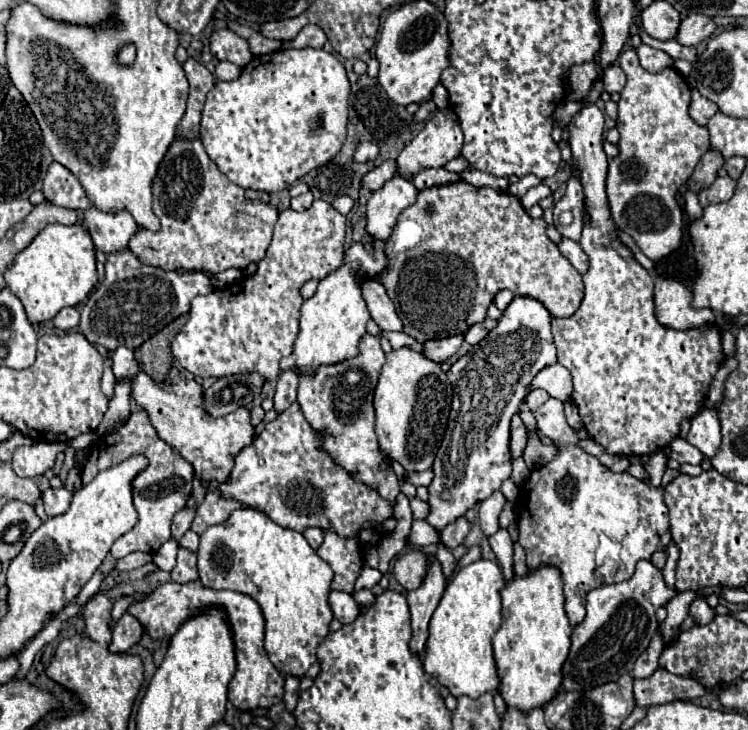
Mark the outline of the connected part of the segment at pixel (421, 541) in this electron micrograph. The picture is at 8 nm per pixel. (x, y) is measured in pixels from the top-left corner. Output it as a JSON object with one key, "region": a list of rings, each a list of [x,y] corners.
{"region":[[[414,521],[408,539],[410,539],[410,545],[414,545],[414,547],[428,547],[428,545],[440,543],[438,533],[426,521]]]}

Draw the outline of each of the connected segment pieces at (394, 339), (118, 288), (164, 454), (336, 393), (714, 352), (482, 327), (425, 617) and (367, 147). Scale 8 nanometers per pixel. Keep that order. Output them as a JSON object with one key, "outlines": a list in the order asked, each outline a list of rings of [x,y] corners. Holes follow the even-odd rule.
{"outlines":[[[[382,331],[382,335],[390,341],[390,345],[394,349],[400,349],[400,347],[406,347],[406,345],[412,345],[414,339],[410,339],[406,333],[402,331]]],[[[130,249],[110,253],[106,259],[106,279],[86,299],[78,329],[90,343],[104,345],[106,349],[136,349],[176,317],[188,313],[190,301],[196,295],[206,295],[210,291],[212,281],[206,273],[162,271],[140,263]]],[[[144,409],[132,413],[118,431],[94,441],[88,461],[82,469],[82,485],[88,485],[102,469],[110,469],[132,455],[144,455],[148,459],[148,467],[140,471],[138,479],[132,479],[132,501],[138,511],[138,523],[120,539],[116,539],[116,543],[110,549],[110,555],[114,559],[126,557],[132,551],[156,553],[158,547],[170,539],[170,523],[174,513],[186,507],[186,501],[192,493],[192,465],[186,459],[182,459],[172,445],[164,443],[156,435],[156,429],[152,427]]],[[[364,335],[360,341],[360,355],[336,365],[318,367],[314,377],[304,375],[298,385],[298,405],[310,427],[322,437],[322,447],[332,455],[332,461],[346,469],[352,479],[378,491],[380,497],[396,505],[400,483],[388,459],[380,453],[374,433],[372,397],[386,357],[380,347],[380,337]],[[386,465],[384,469],[380,469]]],[[[596,105],[584,107],[570,121],[570,149],[572,149],[572,173],[578,171],[578,179],[584,189],[584,207],[588,221],[584,223],[580,247],[588,255],[588,271],[582,273],[584,279],[584,299],[574,315],[566,319],[552,319],[552,335],[558,347],[558,363],[562,363],[572,373],[574,391],[570,401],[578,407],[584,429],[590,439],[598,443],[608,455],[648,455],[662,451],[672,439],[678,437],[680,423],[684,419],[696,417],[702,407],[710,383],[716,371],[724,363],[724,353],[720,351],[722,331],[716,323],[706,323],[694,329],[670,329],[658,323],[654,313],[654,279],[652,275],[634,259],[634,253],[618,239],[618,231],[610,217],[606,199],[606,171],[608,159],[602,149],[604,141],[604,115]]],[[[486,319],[486,321],[482,321],[482,323],[472,325],[470,331],[466,333],[466,341],[468,341],[470,345],[480,343],[480,341],[488,335],[488,331],[492,331],[496,325],[498,325],[498,321],[494,321],[494,319]]],[[[432,557],[424,583],[418,589],[408,591],[406,595],[408,607],[410,607],[410,621],[412,621],[410,651],[414,655],[424,653],[424,643],[428,639],[428,621],[442,599],[444,587],[446,587],[446,579],[442,575],[440,563],[436,561],[436,557]]],[[[364,141],[356,147],[354,155],[352,155],[352,161],[356,163],[370,163],[378,157],[378,145],[376,143],[370,143],[370,141]]]]}

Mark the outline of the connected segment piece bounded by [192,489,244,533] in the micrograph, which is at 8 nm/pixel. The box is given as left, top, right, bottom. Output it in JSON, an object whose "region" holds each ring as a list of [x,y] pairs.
{"region":[[[218,489],[214,493],[206,493],[204,501],[200,503],[200,507],[196,511],[196,517],[194,517],[194,523],[192,523],[192,531],[202,533],[210,525],[224,523],[228,519],[228,515],[234,509],[240,509],[240,507],[244,507],[244,505],[238,503],[238,501],[222,499],[220,493],[218,493]]]}

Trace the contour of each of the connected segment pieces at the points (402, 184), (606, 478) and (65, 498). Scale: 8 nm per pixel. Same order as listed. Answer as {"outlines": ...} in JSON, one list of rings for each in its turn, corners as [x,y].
{"outlines":[[[[392,177],[380,191],[372,193],[366,205],[366,233],[372,239],[386,241],[398,221],[398,215],[418,197],[414,183]]],[[[550,397],[550,399],[538,409],[538,427],[540,427],[540,431],[542,431],[546,437],[550,437],[550,439],[554,441],[554,445],[560,449],[560,455],[558,455],[552,463],[540,467],[538,471],[532,471],[530,477],[524,481],[524,485],[522,485],[522,489],[520,489],[520,497],[518,497],[518,509],[520,509],[520,511],[518,511],[518,527],[520,527],[520,537],[518,537],[518,543],[520,543],[520,545],[524,547],[524,551],[526,551],[526,563],[528,563],[530,569],[538,567],[540,563],[556,565],[556,567],[560,569],[562,579],[564,579],[564,583],[566,583],[566,587],[564,587],[566,615],[568,615],[568,619],[570,619],[570,625],[576,625],[576,623],[580,623],[580,621],[584,619],[584,599],[586,599],[588,591],[592,591],[592,589],[596,589],[596,587],[600,587],[600,585],[613,584],[622,582],[624,579],[630,579],[632,573],[634,573],[634,567],[636,567],[636,563],[638,563],[640,559],[650,559],[652,553],[662,551],[662,549],[668,549],[668,543],[670,543],[668,509],[666,509],[666,505],[664,505],[664,489],[662,489],[662,487],[654,487],[652,483],[640,481],[640,479],[632,477],[630,473],[622,473],[622,475],[620,475],[620,473],[614,473],[614,471],[606,469],[594,455],[586,453],[584,449],[580,449],[580,447],[576,445],[576,443],[578,443],[578,437],[574,435],[574,429],[566,423],[564,403],[562,403],[560,399],[552,399],[552,397]]],[[[60,487],[60,489],[48,489],[42,493],[42,499],[44,499],[44,509],[46,509],[46,515],[48,517],[56,517],[56,515],[62,515],[70,509],[70,503],[72,503],[72,493],[66,489],[66,487]]]]}

